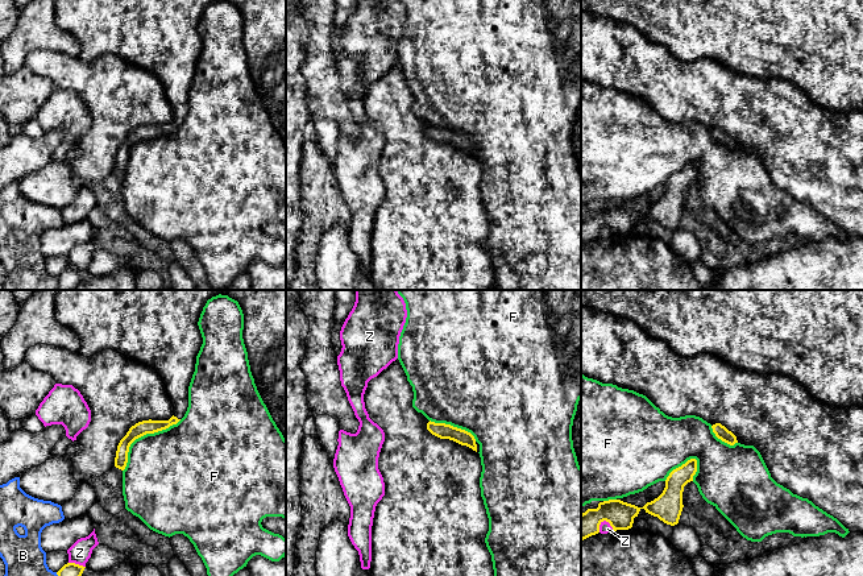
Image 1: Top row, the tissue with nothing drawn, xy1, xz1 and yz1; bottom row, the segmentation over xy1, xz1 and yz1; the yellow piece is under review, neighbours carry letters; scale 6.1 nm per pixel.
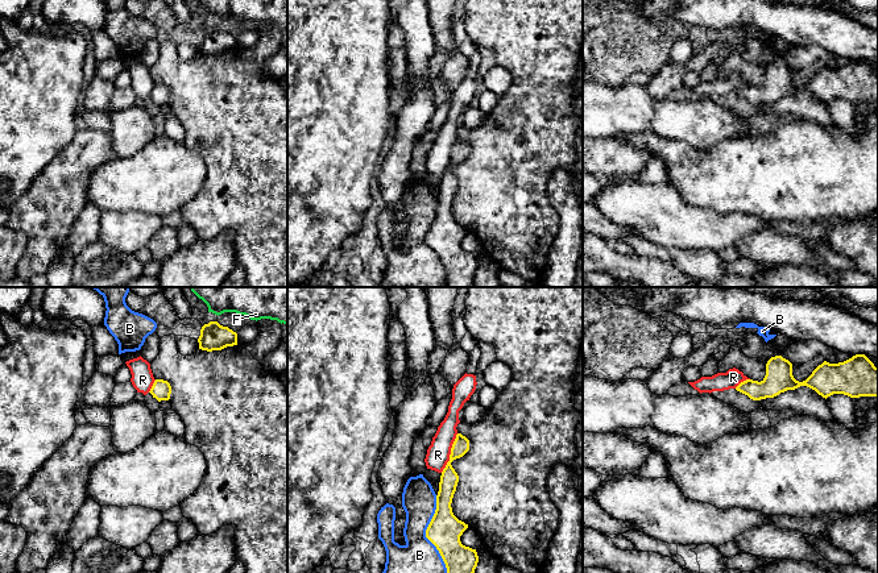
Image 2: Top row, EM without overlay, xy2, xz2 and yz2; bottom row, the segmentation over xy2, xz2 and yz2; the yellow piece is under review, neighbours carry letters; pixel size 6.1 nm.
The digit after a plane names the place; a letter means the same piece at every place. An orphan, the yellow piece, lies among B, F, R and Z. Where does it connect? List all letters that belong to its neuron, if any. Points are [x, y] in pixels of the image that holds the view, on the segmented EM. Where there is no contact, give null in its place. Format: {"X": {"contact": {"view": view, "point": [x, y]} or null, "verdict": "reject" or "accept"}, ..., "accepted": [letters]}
{"B": {"contact": {"view": "xz2", "point": [426, 534]}, "verdict": "reject"}, "F": {"contact": {"view": "xy1", "point": [142, 435]}, "verdict": "reject"}, "R": {"contact": {"view": "xz2", "point": [451, 453]}, "verdict": "reject"}, "Z": {"contact": {"view": "yz1", "point": [608, 521]}, "verdict": "reject"}, "accepted": []}

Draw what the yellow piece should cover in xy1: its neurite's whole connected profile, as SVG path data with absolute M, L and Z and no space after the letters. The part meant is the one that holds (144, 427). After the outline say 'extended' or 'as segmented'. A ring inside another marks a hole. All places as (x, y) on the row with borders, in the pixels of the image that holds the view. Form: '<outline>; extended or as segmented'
M57 290L55 318L79 336L82 356L112 349L154 368L174 406L174 415L169 420L149 419L129 428L117 446L116 468L125 469L129 447L136 439L166 430L184 417L188 386L203 344L198 322L207 301L208 290Z; extended

